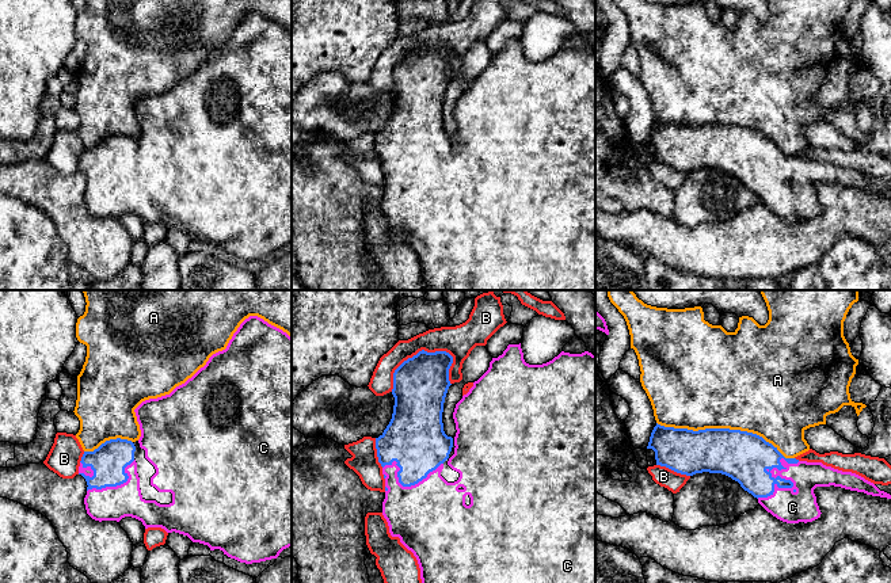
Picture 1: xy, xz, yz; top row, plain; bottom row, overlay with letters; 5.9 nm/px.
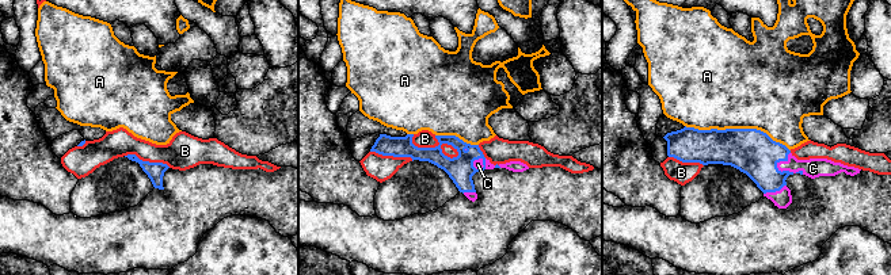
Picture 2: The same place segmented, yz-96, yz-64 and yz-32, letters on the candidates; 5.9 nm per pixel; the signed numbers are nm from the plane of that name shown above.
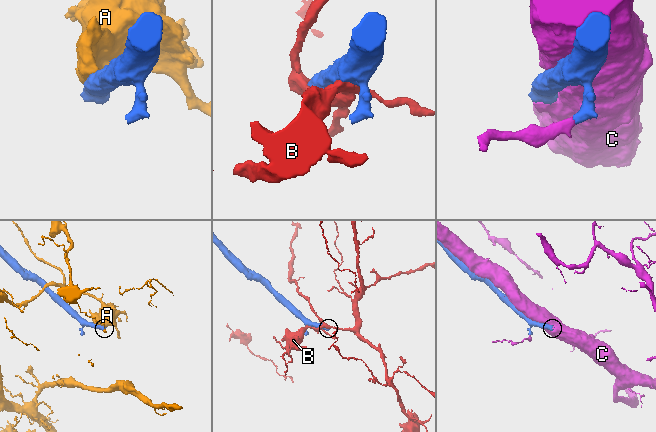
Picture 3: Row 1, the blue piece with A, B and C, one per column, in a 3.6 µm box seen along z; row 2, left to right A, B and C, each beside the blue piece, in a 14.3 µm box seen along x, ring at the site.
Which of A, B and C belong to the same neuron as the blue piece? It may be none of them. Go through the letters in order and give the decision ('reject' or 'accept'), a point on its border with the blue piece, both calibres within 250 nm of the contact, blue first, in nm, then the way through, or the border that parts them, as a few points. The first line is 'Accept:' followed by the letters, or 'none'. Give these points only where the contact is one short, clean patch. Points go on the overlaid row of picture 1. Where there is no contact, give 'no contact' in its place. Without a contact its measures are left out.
Accept: C
A: reject | yz (726, 429) | 300/500 nm
B: reject | xz (414, 355) | 320/160 nm
C: accept | yz (780, 477) | 300/190 nm

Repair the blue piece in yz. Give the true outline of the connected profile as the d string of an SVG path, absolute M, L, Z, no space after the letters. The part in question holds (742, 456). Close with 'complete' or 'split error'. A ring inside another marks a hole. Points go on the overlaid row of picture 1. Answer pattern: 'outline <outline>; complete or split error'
outline M656 423L647 449L655 451L656 465L666 466L677 473L693 476L709 472L721 473L738 481L740 487L758 499L758 503L773 517L787 523L812 522L820 517L814 489L816 487L841 487L864 492L872 496L891 499L864 477L826 466L822 462L807 462L785 458L777 447L762 437L730 428L688 430L665 427Z; split error

